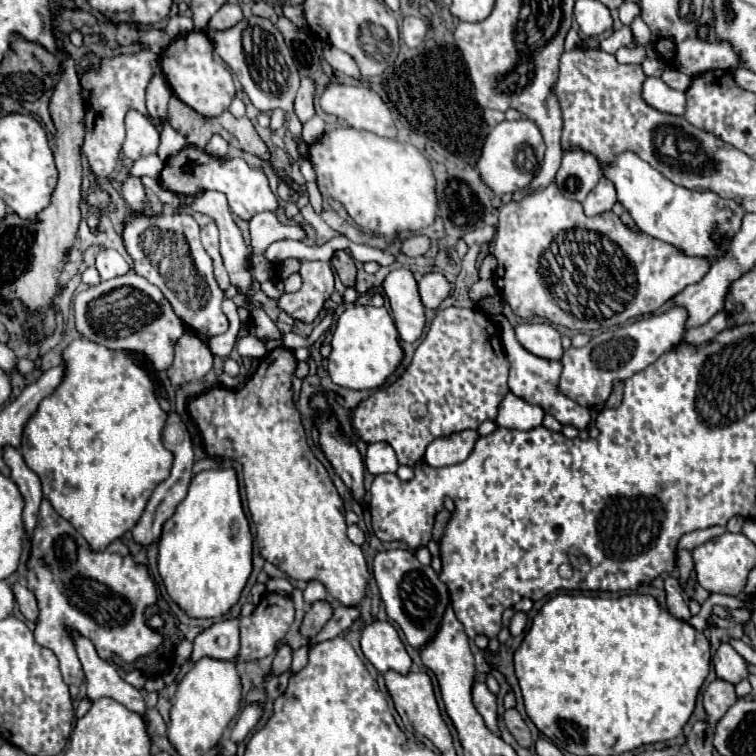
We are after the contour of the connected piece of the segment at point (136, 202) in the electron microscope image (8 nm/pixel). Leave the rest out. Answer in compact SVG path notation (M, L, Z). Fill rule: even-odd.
M130 177L124 185L122 185L122 195L128 201L132 211L142 211L144 203L146 203L146 195L144 195L144 187L140 183L138 177Z

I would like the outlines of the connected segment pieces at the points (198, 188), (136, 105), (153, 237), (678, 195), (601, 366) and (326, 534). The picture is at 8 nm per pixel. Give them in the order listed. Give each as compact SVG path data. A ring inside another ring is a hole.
M192 145L184 147L180 153L166 159L164 169L160 171L160 185L176 195L190 195L190 197L196 197L202 191L220 191L226 195L230 211L240 213L240 219L244 221L250 221L256 213L262 211L274 213L278 209L278 197L272 193L268 185L268 177L262 169L250 167L240 157L220 159ZM196 153L202 153L202 157Z
M142 49L132 55L116 55L102 59L98 69L90 69L80 75L82 99L84 99L84 143L82 153L86 153L90 167L96 177L110 177L116 169L118 153L124 141L124 115L128 109L136 109L146 115L144 95L150 79L160 71L160 57L150 49Z
M180 211L168 217L140 215L126 221L122 239L134 259L136 273L156 285L170 301L174 313L198 335L214 337L222 335L228 329L228 319L220 309L222 289L218 283L214 283L212 275L212 259L200 245L198 223L188 213Z
M632 151L616 155L616 159L602 169L602 175L614 183L618 203L630 213L640 231L686 251L686 255L710 259L722 255L724 247L714 247L714 243L710 243L710 231L726 231L732 239L746 213L738 203L722 199L720 195L714 195L714 191L690 191L674 185Z
M670 307L660 315L642 317L634 323L594 335L586 347L566 349L562 357L564 369L560 377L560 391L582 407L594 407L598 403L604 403L612 393L614 379L626 381L630 375L646 369L662 353L670 351L670 347L676 347L684 339L686 319L688 311L684 307Z
M276 347L264 355L256 373L240 389L214 387L208 393L188 403L188 411L200 427L204 449L210 457L236 459L244 467L244 485L252 521L258 529L260 553L266 561L274 563L282 573L296 581L320 581L328 593L346 607L356 607L366 595L368 587L368 563L364 551L346 537L344 503L328 477L326 467L316 459L308 447L302 427L300 411L292 399L292 375L298 367L298 359L292 349Z

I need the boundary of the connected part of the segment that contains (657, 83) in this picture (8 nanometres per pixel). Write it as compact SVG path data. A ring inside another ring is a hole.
M646 77L642 85L642 99L650 107L672 113L672 115L682 115L686 109L684 93L678 93L678 101L676 101L676 91L668 87L660 77Z

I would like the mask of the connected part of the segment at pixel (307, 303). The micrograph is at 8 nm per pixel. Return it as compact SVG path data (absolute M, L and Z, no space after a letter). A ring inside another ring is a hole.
M300 261L302 289L296 293L282 293L278 299L280 311L316 311L324 305L334 291L334 275L330 263L324 261Z

